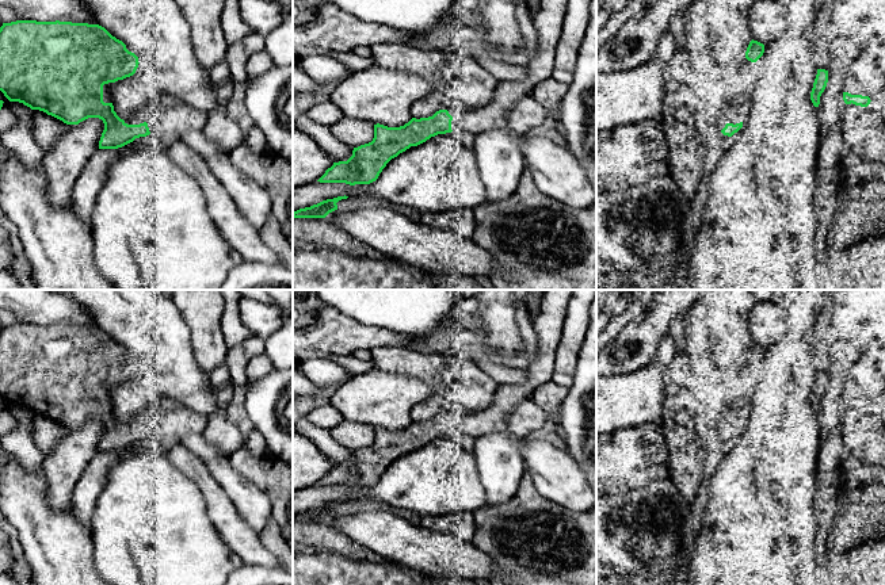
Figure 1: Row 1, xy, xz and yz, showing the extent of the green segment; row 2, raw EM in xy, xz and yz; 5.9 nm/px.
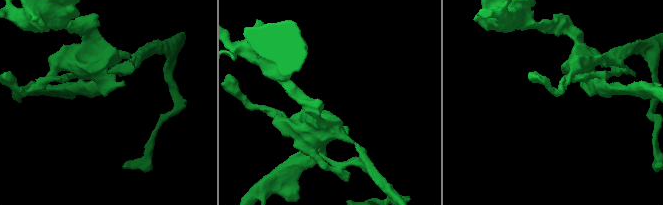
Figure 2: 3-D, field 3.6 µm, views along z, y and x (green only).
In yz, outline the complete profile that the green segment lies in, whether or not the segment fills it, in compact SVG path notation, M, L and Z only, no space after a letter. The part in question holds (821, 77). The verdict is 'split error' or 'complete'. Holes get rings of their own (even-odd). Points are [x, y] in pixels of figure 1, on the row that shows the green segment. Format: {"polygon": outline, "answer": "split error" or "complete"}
{"polygon": "M817 69L817 74L816 74L813 88L810 92L810 100L812 100L815 107L819 107L820 96L824 92L827 83L828 83L828 70Z", "answer": "complete"}

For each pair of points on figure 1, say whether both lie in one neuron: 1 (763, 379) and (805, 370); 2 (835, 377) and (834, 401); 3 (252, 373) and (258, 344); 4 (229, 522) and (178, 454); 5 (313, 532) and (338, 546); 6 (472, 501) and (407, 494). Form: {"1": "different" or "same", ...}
{"1": "same", "2": "same", "3": "different", "4": "same", "5": "same", "6": "same"}

